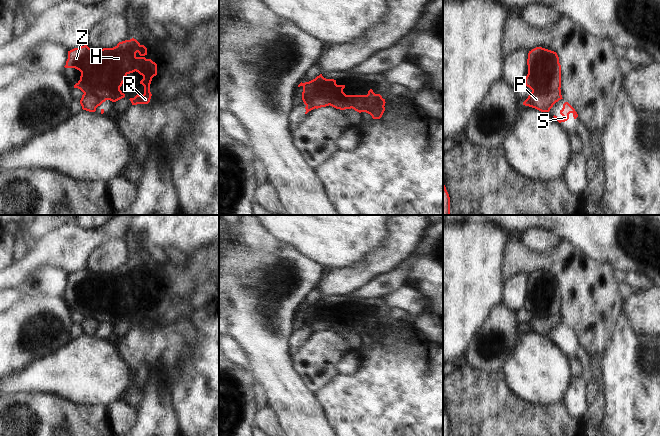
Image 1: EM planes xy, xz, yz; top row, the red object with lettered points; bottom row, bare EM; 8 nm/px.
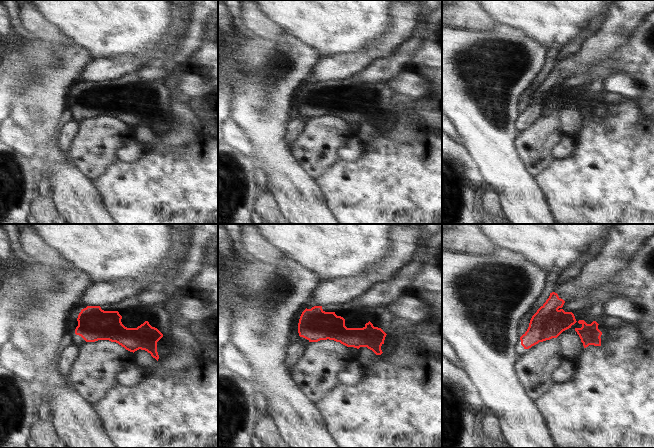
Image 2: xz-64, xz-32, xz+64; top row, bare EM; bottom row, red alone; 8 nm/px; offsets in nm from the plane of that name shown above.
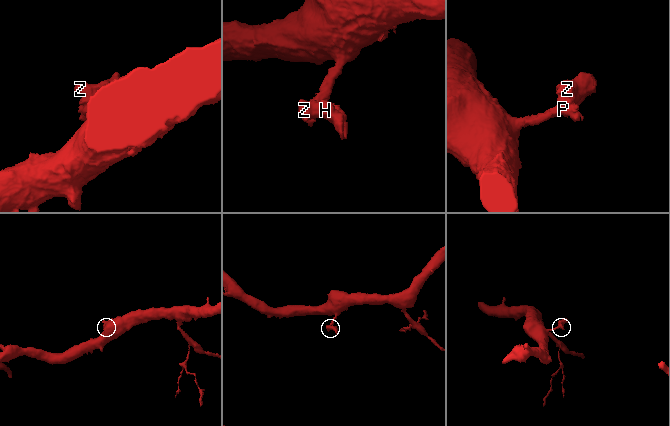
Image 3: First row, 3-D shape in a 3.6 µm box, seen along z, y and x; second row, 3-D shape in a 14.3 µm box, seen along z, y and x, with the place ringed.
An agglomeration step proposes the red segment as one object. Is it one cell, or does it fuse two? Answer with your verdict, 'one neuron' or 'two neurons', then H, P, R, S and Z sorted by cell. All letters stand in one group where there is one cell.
two neurons | H R Z / P S

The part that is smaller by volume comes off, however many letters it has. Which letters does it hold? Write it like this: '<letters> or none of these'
H, R, Z

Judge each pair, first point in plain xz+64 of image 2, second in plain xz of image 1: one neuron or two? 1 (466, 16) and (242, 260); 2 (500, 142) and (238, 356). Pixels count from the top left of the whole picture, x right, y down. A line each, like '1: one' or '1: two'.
1: two
2: two

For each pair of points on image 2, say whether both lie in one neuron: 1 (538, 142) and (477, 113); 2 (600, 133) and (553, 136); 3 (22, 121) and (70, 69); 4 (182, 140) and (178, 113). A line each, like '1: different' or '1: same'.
1: different
2: different
3: same
4: same

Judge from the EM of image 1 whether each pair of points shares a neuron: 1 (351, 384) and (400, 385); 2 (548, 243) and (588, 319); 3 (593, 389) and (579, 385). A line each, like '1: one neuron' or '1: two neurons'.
1: one neuron
2: two neurons
3: two neurons

